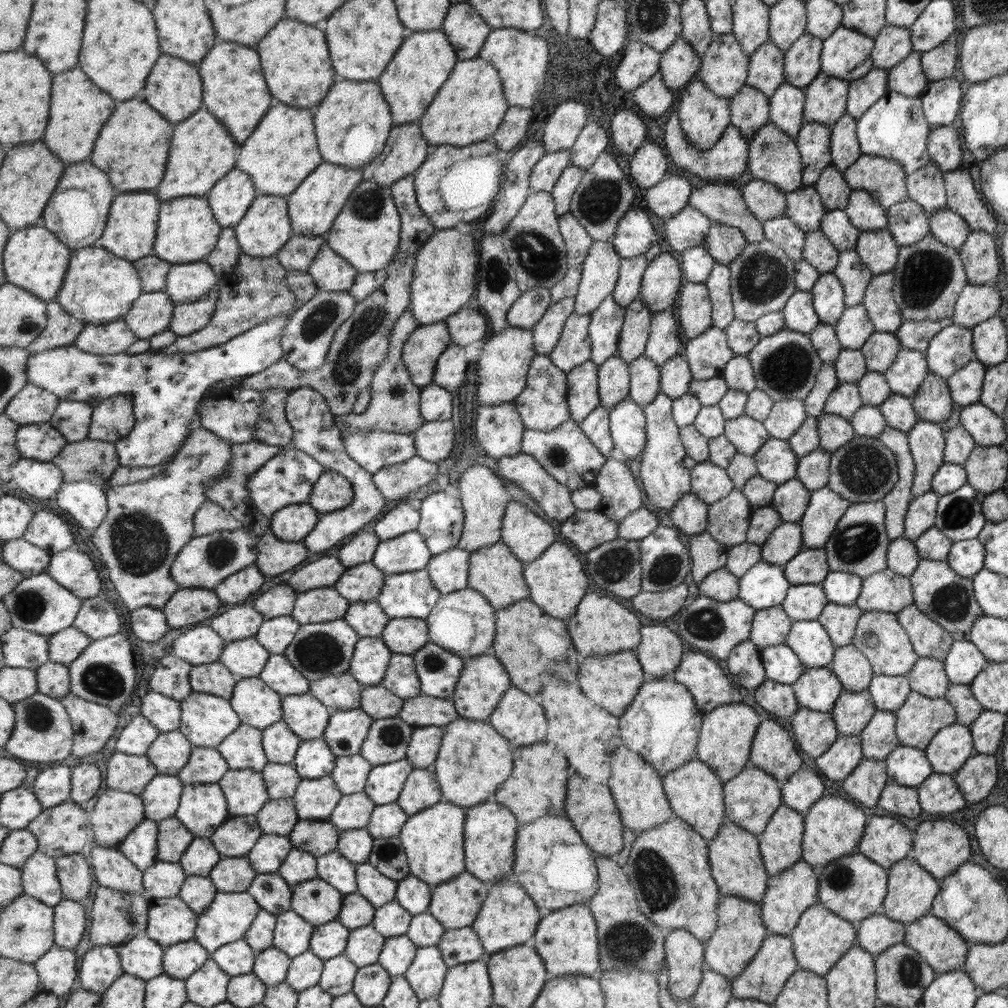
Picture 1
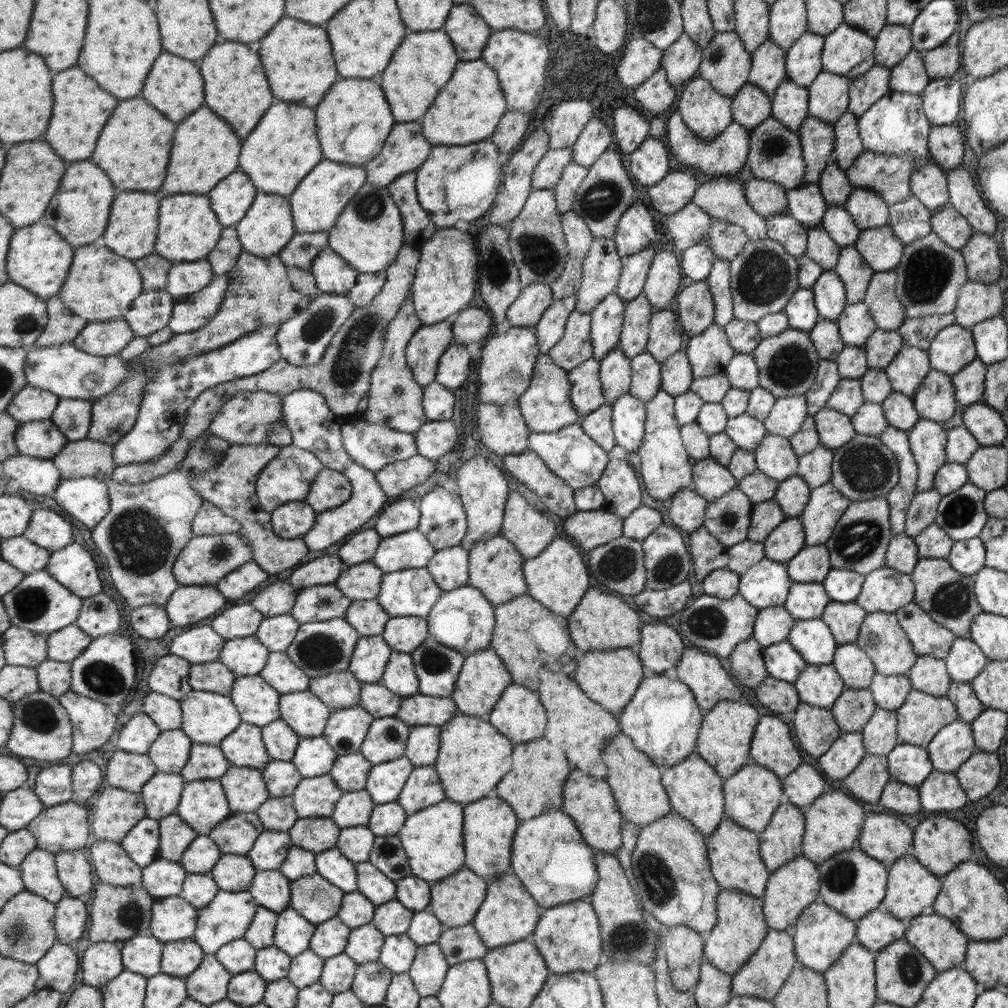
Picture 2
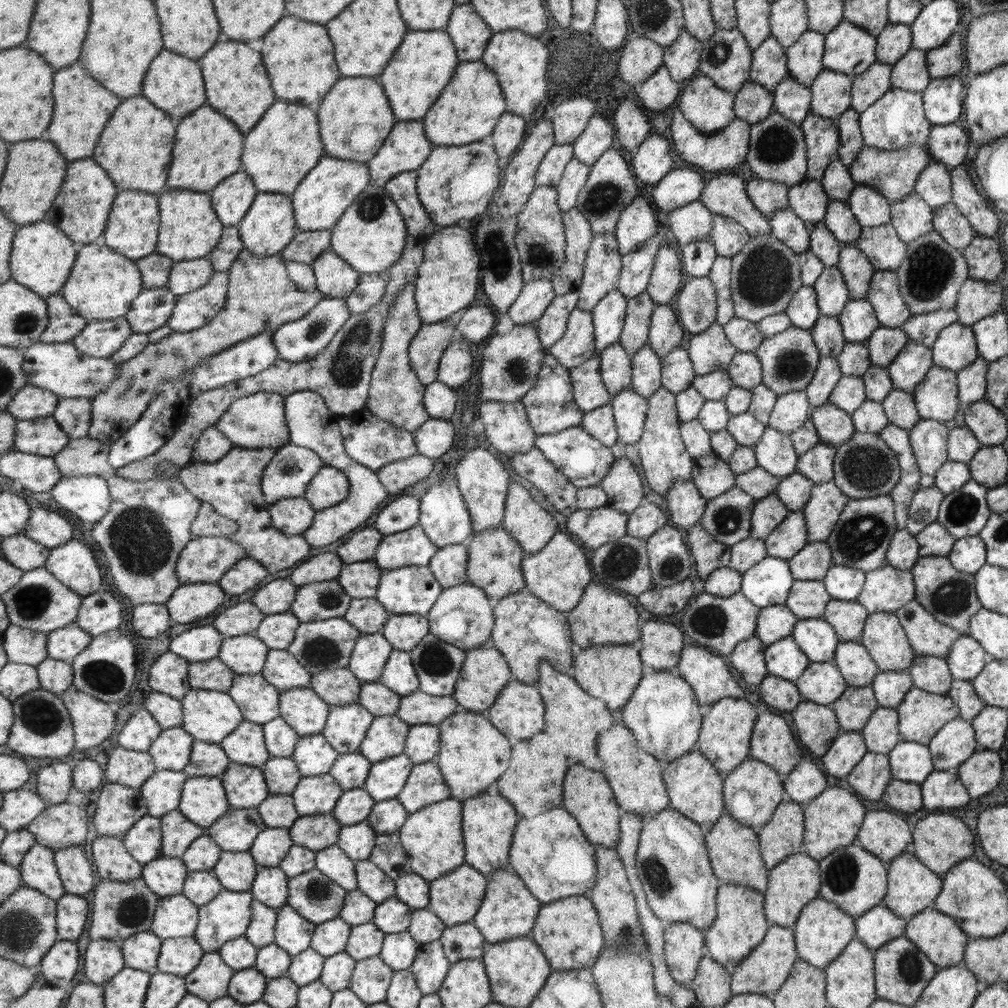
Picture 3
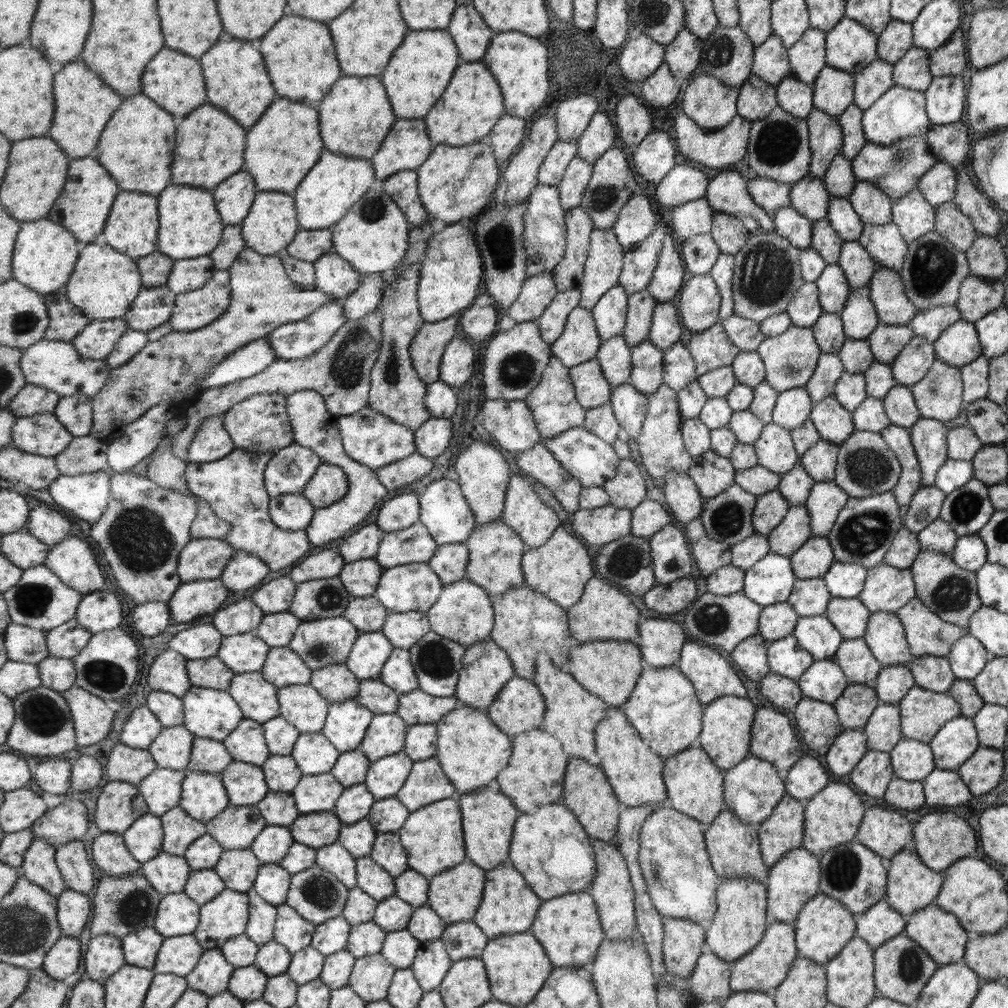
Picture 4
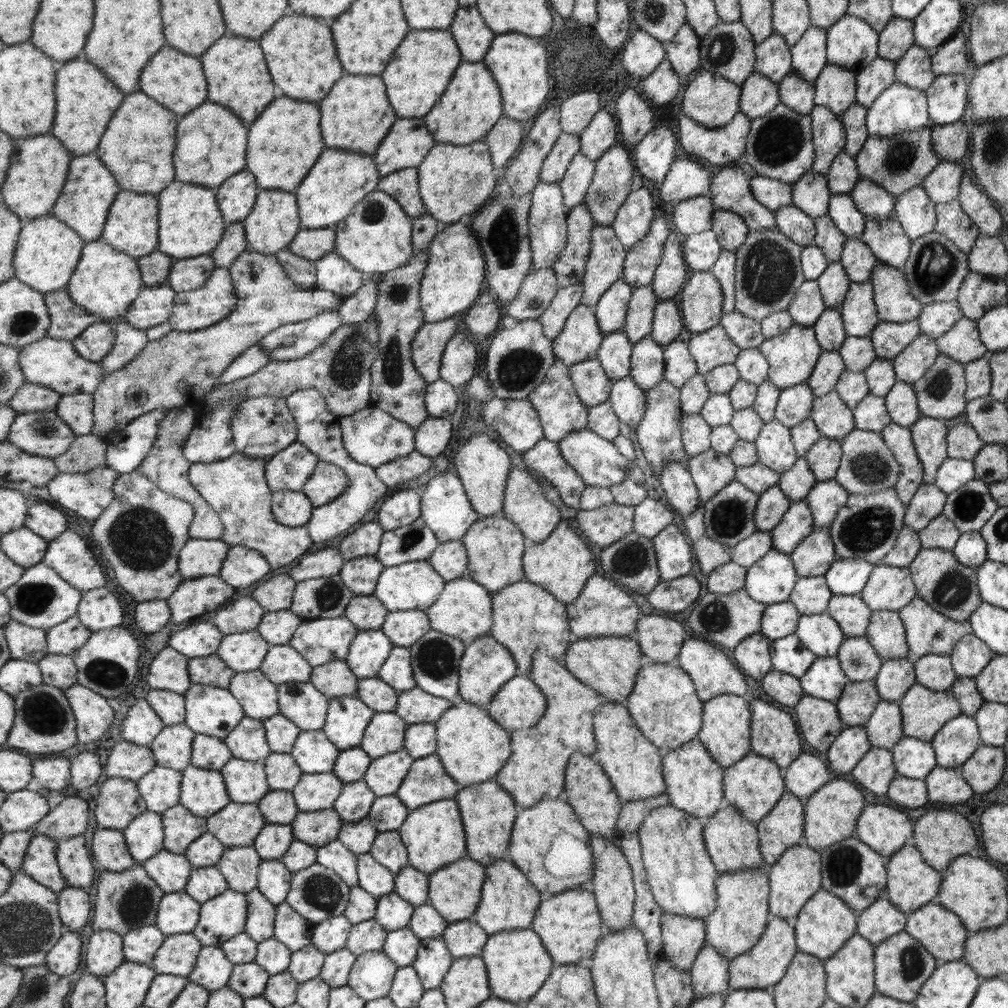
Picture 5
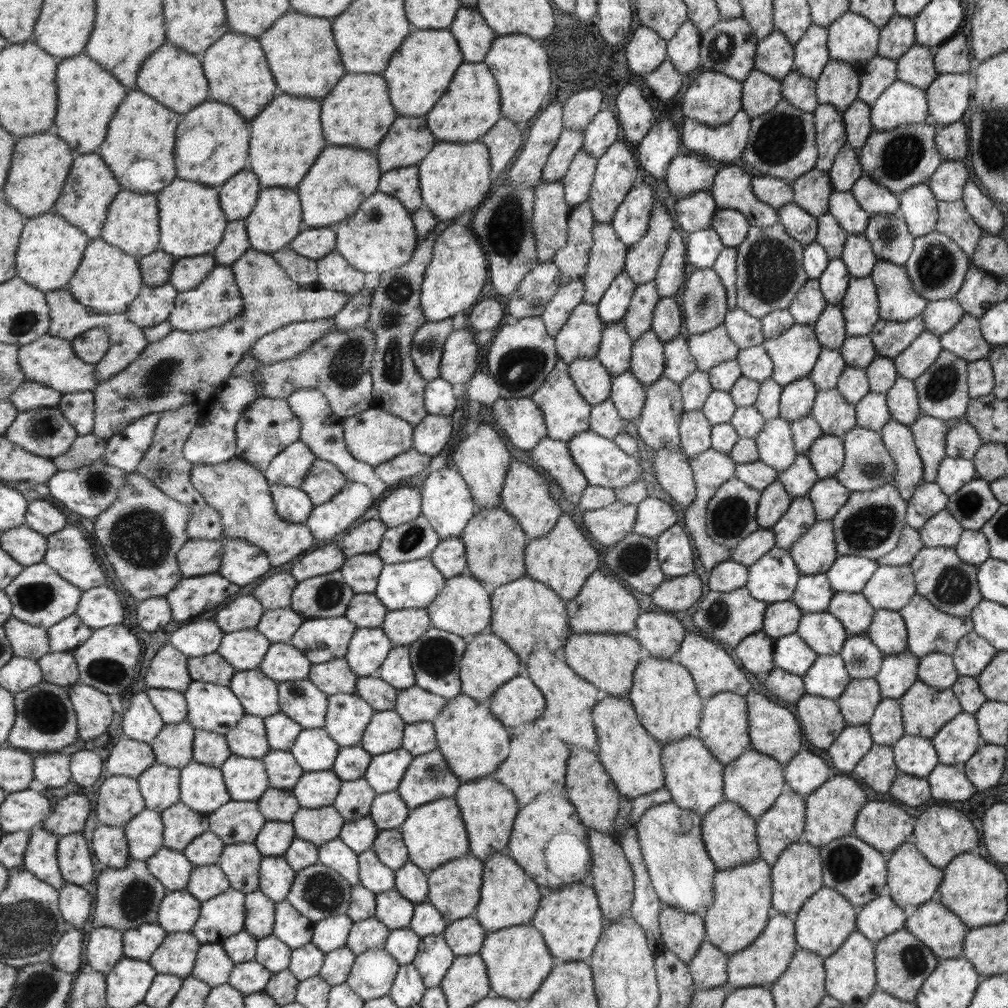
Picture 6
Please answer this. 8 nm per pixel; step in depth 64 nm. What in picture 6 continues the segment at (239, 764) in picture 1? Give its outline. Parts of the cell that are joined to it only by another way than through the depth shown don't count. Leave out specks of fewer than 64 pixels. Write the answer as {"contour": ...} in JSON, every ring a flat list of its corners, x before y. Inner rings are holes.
{"contour":[[246,714,226,738,232,752,245,758,263,759,271,749,265,719,253,714]]}

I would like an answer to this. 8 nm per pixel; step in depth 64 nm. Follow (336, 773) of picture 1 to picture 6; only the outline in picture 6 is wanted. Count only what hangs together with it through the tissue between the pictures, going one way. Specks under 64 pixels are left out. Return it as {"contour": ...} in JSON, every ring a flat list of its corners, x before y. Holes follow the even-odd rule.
{"contour":[[360,745,343,746,332,769,342,781,363,778,372,762,372,754]]}

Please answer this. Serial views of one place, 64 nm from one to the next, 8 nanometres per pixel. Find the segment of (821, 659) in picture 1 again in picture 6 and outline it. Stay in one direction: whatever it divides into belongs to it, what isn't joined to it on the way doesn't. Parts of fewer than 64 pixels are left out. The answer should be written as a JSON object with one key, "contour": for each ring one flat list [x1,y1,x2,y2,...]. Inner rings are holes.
{"contour":[[826,610,803,613,796,629,797,636,817,655,838,654,848,636,841,623]]}

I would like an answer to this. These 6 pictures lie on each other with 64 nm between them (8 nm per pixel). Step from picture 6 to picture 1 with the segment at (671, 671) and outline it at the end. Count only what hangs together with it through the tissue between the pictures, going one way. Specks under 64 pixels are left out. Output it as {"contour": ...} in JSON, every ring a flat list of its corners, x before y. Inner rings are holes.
{"contour":[[672,677,654,678,644,683,636,700,620,716,622,742,664,776,695,759,695,740,702,721,703,714,687,686]]}

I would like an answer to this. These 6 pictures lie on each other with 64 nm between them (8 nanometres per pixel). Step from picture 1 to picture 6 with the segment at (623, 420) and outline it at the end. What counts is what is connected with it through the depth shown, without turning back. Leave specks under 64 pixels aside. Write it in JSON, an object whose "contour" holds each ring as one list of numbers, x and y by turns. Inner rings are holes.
{"contour":[[630,370,613,377,612,396,622,418,627,421,638,421,648,397,647,386,643,384]]}

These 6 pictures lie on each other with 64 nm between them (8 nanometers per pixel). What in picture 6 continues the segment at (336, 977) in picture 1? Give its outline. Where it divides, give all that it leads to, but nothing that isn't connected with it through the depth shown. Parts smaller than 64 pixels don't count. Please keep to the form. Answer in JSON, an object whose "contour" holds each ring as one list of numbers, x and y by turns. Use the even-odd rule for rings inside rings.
{"contour":[[347,945,333,952,326,953,320,976,331,983,332,987,344,984,348,981,357,958,358,955]]}

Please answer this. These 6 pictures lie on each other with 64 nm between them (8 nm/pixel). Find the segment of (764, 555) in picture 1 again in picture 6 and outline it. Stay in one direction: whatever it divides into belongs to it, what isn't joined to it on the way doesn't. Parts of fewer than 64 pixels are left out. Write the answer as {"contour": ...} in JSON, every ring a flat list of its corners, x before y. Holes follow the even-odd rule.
{"contour":[[807,497,791,498,787,511,771,528,775,547,789,552,789,547,815,522,813,506]]}

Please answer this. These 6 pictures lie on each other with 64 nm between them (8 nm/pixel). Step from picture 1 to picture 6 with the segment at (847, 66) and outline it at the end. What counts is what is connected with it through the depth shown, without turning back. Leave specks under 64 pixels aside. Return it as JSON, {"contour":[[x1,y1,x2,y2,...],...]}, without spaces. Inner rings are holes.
{"contour":[[845,12,827,27,827,33,827,51,831,60,839,60,859,70,876,55,878,29,857,14]]}

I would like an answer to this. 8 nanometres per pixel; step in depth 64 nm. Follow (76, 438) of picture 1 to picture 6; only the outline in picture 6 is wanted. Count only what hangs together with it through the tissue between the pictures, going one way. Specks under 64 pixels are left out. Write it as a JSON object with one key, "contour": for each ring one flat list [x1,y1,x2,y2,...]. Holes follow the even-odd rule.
{"contour":[[94,391,64,393,58,406,65,418,76,427,80,435,94,432,96,425,96,395]]}

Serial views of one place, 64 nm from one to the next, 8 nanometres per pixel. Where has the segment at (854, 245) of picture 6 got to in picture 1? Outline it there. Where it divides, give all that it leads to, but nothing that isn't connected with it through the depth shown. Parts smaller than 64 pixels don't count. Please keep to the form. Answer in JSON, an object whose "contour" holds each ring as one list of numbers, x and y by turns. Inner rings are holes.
{"contour":[[854,249,838,253,832,273,841,284,844,306,855,306,862,301,872,274,859,260]]}

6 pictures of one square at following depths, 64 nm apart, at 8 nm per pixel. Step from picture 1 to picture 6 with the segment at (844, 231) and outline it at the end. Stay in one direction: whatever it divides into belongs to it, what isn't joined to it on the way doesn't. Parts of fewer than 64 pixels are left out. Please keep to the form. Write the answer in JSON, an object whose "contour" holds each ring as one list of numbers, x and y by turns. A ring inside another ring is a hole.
{"contour":[[832,191,828,198,827,213,837,219,837,224,849,235,861,235,871,214,861,210,850,191]]}

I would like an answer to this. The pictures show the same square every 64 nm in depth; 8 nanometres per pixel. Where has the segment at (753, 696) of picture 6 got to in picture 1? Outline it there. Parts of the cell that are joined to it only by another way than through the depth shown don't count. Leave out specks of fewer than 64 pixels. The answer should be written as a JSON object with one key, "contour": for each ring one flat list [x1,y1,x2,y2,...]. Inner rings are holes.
{"contour":[[774,717,763,719,757,725,749,751,749,761,751,765,770,774,780,784,803,766,801,759,795,753,795,744,789,739,787,731,775,722]]}

